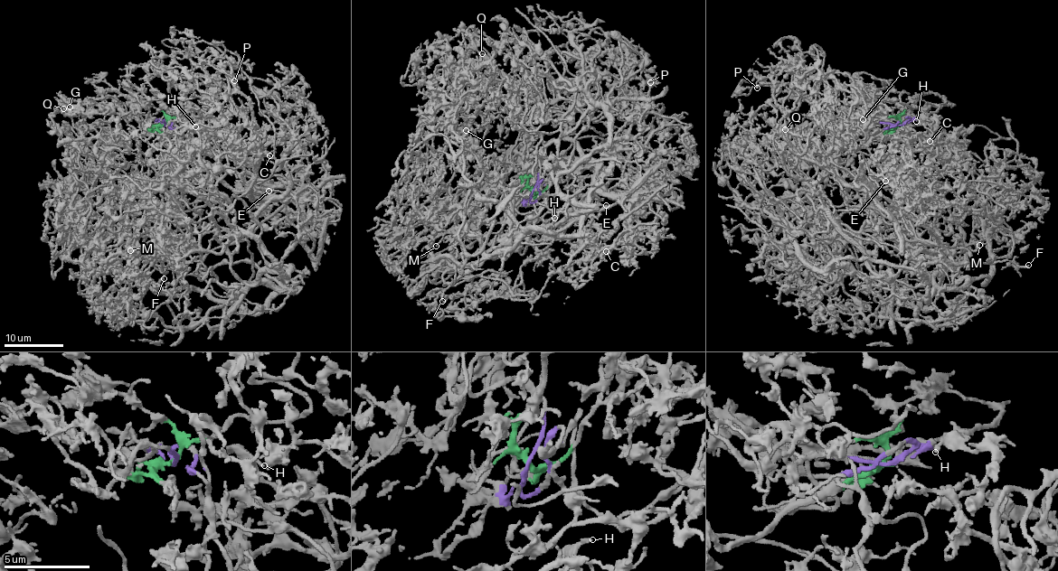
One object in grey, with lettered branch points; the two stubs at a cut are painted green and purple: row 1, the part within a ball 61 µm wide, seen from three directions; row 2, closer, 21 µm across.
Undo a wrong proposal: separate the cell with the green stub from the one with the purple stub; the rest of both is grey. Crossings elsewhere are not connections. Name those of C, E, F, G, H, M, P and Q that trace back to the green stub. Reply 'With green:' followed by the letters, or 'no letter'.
With green: P

